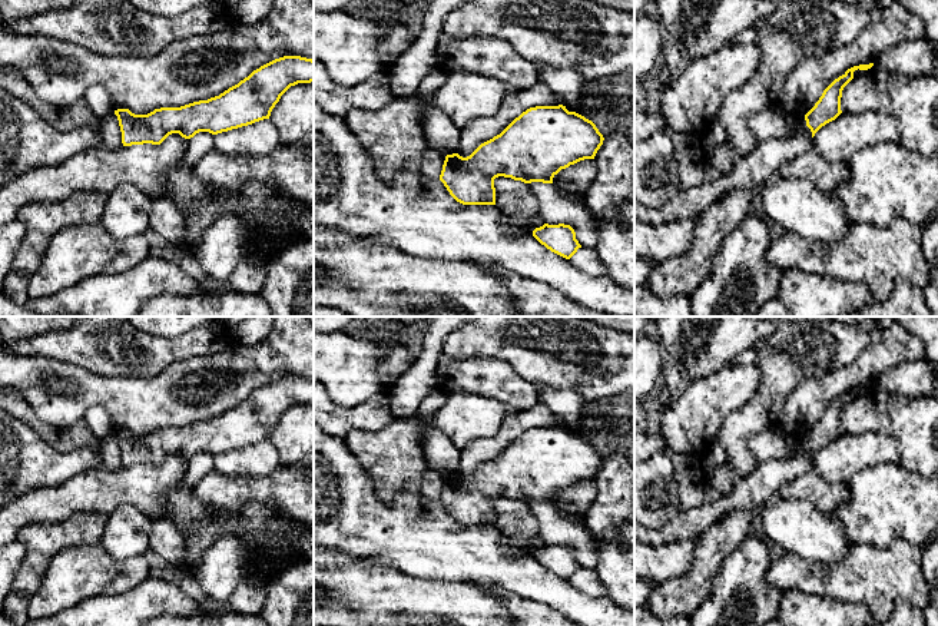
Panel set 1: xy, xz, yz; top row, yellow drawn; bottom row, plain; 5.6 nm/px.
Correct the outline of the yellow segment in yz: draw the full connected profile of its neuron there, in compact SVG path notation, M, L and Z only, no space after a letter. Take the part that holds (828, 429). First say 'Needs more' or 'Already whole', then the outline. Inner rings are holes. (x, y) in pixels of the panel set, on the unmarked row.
Already whole. M859 385L848 390L842 397L835 400L822 414L815 427L805 435L806 447L815 454L826 444L835 441L841 434L841 418L843 408L854 400L855 391L868 391L874 387Z

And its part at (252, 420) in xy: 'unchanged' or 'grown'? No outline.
unchanged

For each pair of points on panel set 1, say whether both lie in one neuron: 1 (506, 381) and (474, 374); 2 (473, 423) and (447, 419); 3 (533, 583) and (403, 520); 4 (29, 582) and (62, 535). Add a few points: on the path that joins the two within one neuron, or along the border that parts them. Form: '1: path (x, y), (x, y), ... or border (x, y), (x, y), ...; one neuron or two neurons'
1: path (499, 380), (481, 376); one neuron
2: path (467, 419), (453, 419); one neuron
3: path (500, 567), (477, 553), (436, 546); one neuron
4: path (32, 570), (36, 560), (50, 546); one neuron

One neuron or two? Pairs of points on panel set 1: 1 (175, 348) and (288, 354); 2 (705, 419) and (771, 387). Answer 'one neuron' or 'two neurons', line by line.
1: two neurons
2: two neurons

